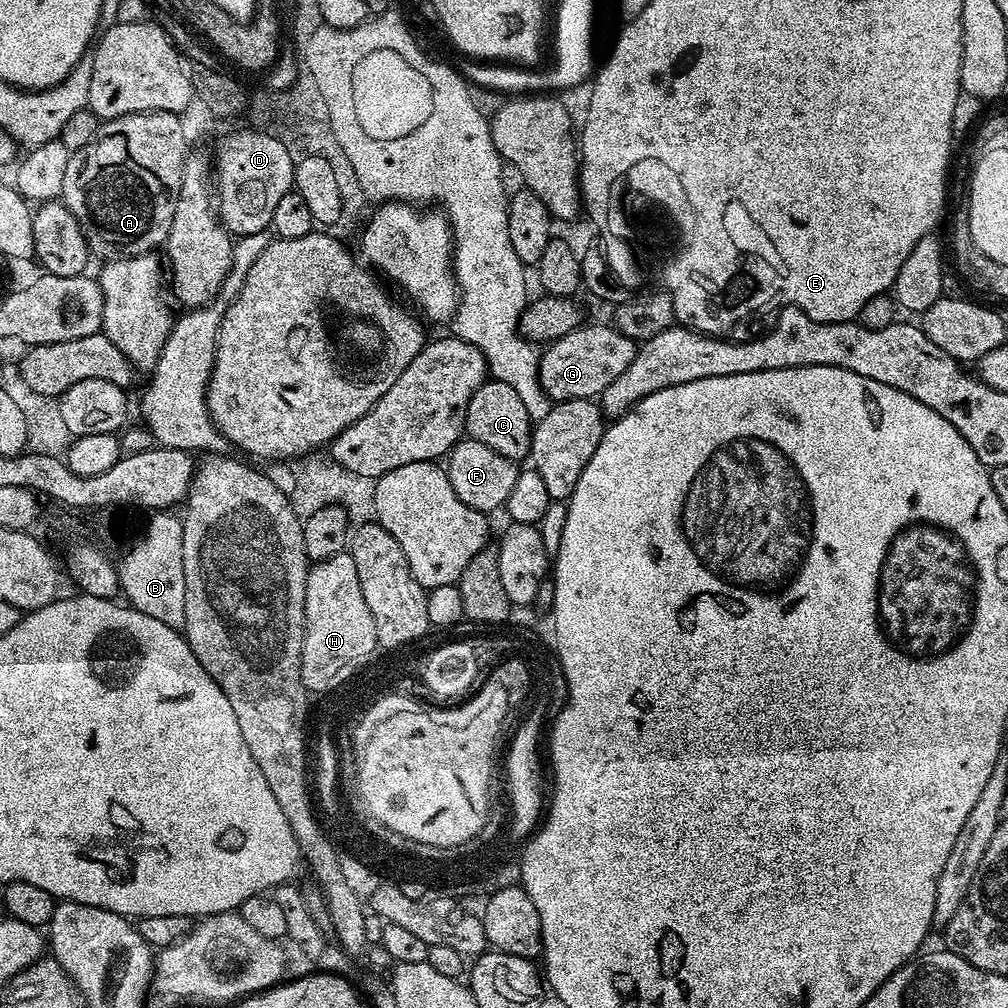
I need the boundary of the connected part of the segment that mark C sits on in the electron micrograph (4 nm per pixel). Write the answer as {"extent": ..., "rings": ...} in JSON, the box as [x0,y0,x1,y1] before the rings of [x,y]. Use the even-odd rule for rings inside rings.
{"extent":[464,379,534,462],"rings":[[[487,379],[478,390],[474,390],[474,398],[470,398],[470,406],[466,410],[464,431],[471,439],[482,442],[482,446],[490,446],[502,458],[513,462],[527,461],[532,451],[532,430],[534,421],[526,414],[526,405],[517,392],[506,386],[501,380]]]}

